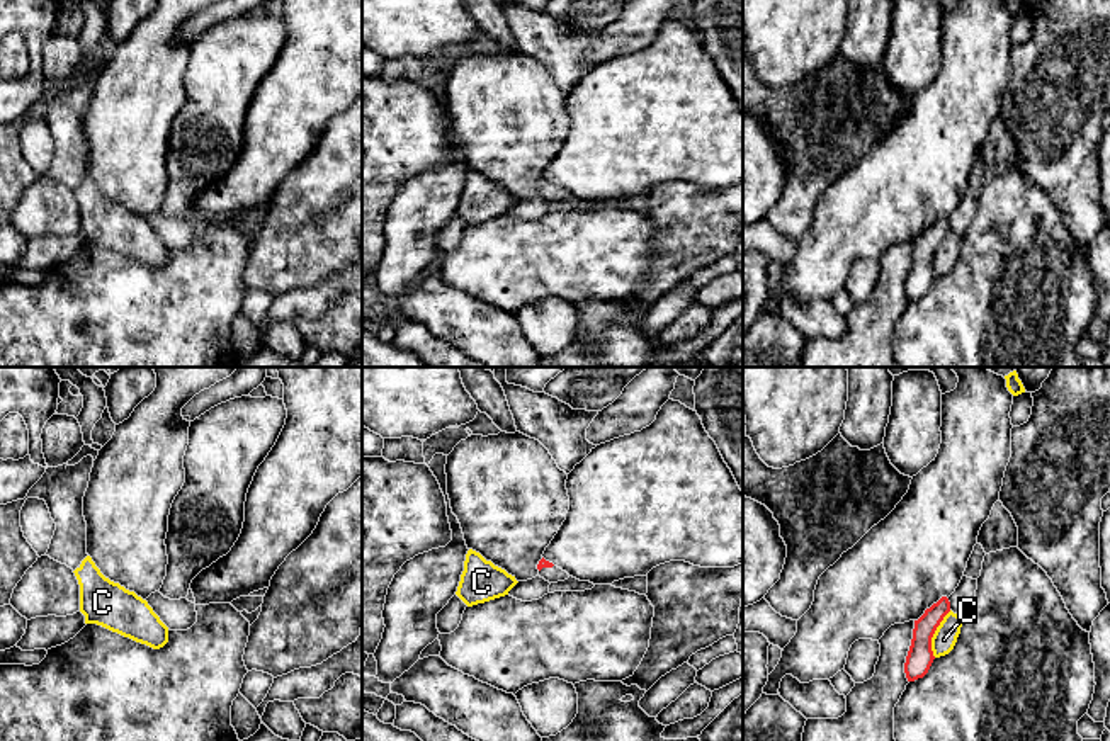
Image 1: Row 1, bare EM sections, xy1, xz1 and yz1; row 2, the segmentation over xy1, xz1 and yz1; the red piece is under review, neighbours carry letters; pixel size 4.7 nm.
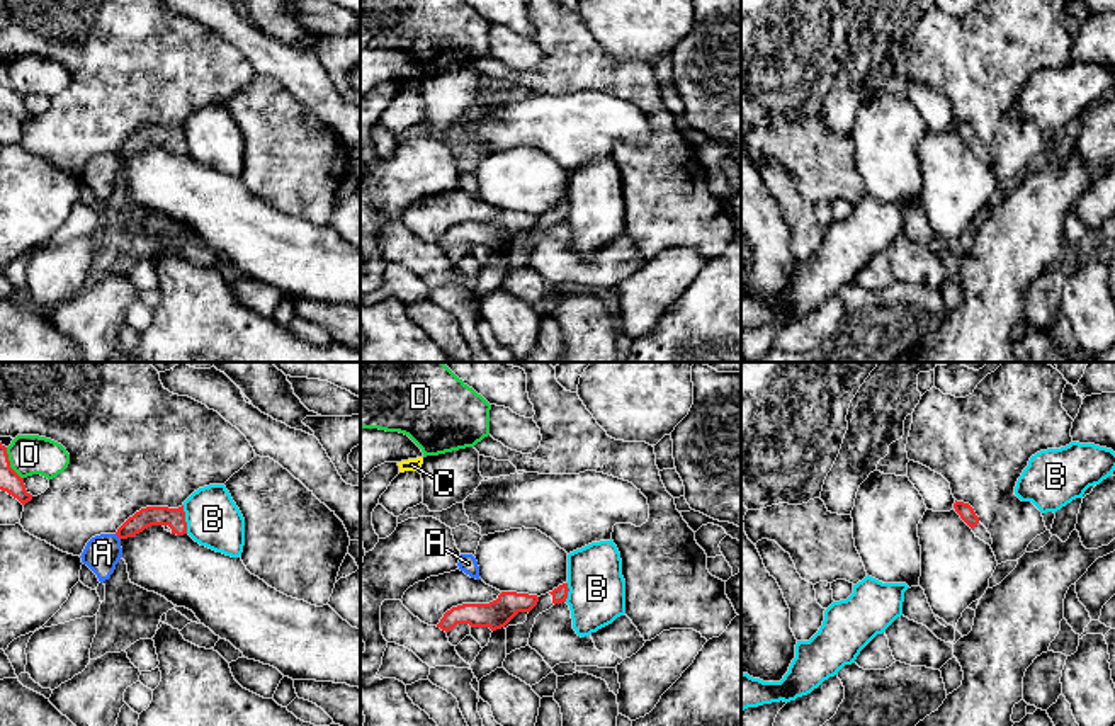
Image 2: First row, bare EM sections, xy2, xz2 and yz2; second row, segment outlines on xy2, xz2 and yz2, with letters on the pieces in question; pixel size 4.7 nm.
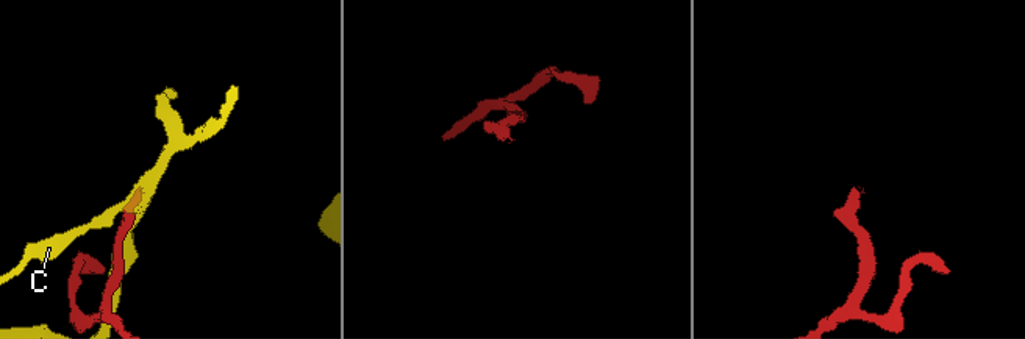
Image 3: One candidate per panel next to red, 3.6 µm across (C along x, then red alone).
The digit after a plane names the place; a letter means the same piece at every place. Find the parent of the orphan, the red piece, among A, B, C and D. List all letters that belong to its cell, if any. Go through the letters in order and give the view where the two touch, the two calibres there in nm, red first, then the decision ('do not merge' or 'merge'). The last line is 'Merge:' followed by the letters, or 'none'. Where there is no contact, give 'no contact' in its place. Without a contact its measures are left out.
A: contact in xy2; calibres 100 and 170 nm; do not merge
B: contact in xy2; calibres 100 and 260 nm; do not merge
C: contact in yz1; calibres 130 and 120 nm; do not merge
D: contact in xy2; calibres 100 and 190 nm; do not merge
Merge: none

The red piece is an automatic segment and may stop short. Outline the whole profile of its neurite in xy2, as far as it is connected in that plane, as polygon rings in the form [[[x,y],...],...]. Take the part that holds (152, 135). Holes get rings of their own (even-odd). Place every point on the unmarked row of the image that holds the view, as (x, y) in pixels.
[[[184,124],[178,128],[146,126],[129,136],[116,151],[119,158],[134,156],[151,145],[168,145],[172,153],[187,153]]]

